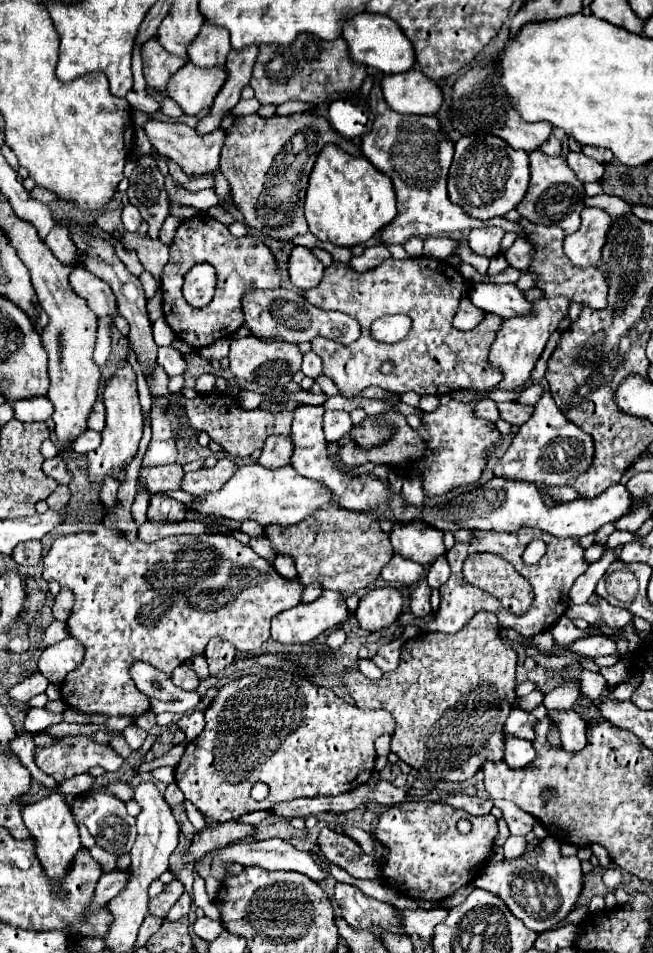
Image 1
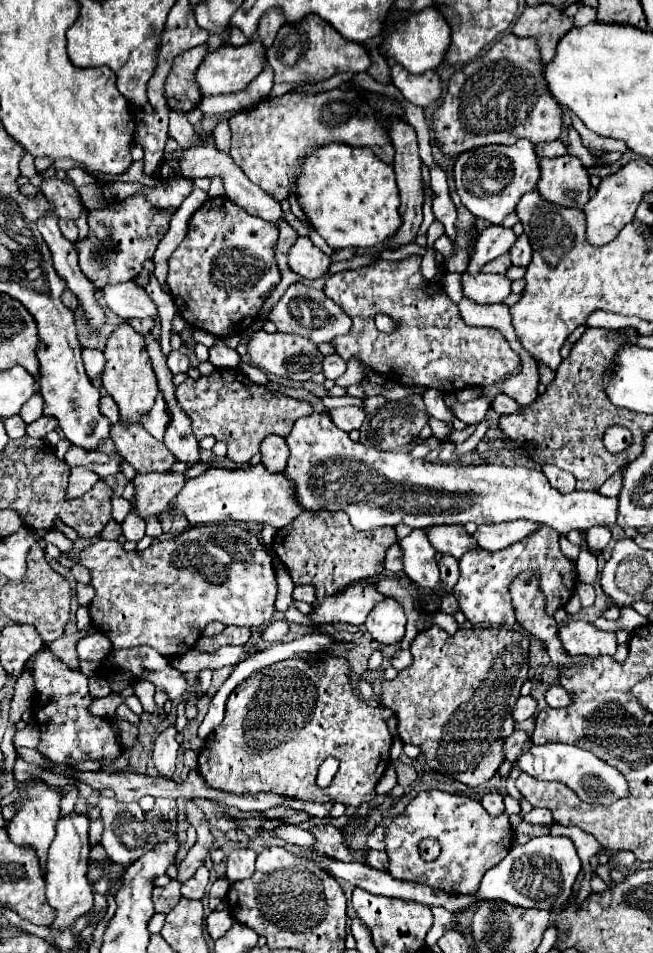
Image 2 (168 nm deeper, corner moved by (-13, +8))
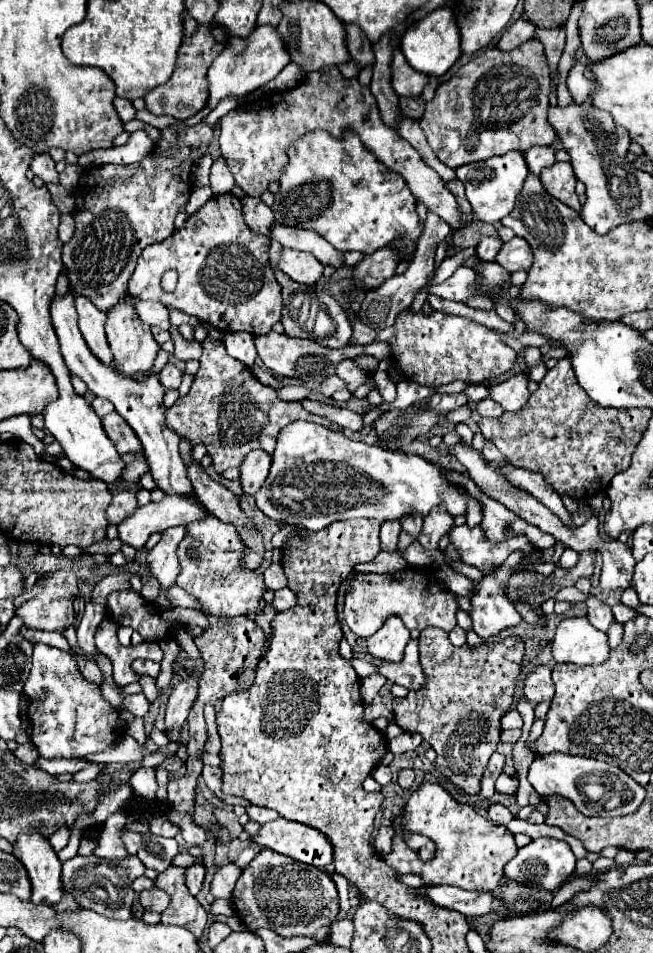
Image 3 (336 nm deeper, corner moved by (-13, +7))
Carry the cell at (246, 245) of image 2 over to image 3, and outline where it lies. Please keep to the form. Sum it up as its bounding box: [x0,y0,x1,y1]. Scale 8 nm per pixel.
[129,194,281,334]

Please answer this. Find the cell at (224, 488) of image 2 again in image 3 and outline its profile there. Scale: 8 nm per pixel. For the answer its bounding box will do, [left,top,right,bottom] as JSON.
[119,494,209,550]

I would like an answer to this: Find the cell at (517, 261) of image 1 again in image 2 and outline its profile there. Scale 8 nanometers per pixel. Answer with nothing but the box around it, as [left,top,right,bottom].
[509,233,531,267]

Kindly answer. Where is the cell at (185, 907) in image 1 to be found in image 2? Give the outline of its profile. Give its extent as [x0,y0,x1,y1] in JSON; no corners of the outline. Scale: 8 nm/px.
[181,867,209,899]

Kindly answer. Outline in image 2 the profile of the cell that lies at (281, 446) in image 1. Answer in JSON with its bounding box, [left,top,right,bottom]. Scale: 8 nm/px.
[259,437,289,473]

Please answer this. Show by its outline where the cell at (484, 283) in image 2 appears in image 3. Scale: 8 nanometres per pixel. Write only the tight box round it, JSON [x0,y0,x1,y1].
[429,266,477,302]

